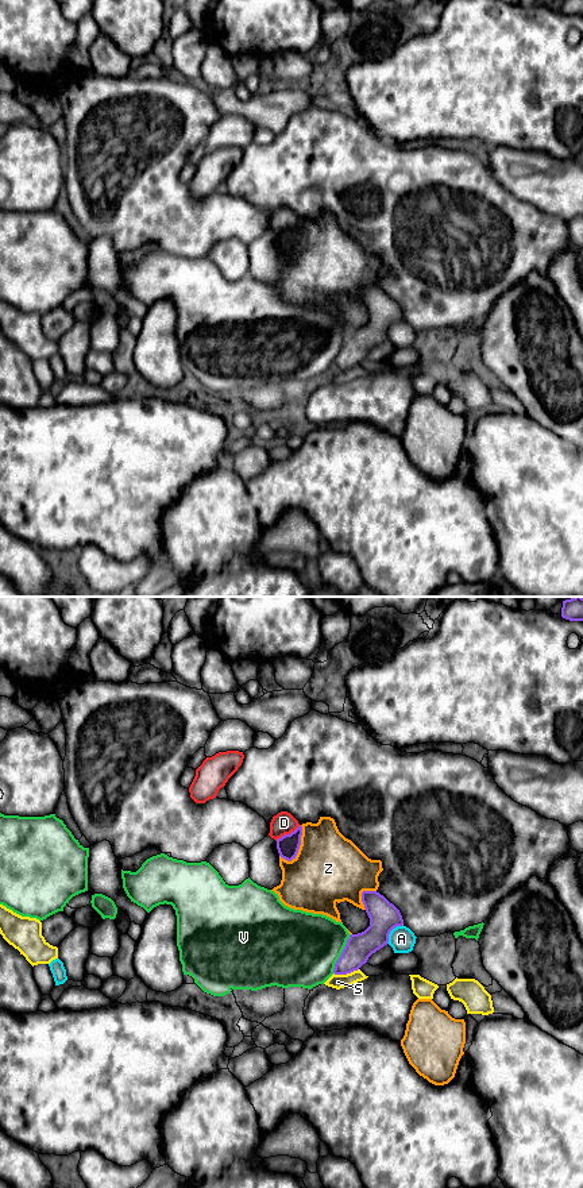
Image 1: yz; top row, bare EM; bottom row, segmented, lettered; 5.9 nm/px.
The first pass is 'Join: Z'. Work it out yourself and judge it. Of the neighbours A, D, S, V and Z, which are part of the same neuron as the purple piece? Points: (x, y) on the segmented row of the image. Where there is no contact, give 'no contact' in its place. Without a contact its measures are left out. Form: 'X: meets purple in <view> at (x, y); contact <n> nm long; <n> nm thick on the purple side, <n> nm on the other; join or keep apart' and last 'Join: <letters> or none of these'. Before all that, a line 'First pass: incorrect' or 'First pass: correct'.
First pass: incorrect
A: meets purple in yz at (390, 930); contact 160 nm long; 180 nm thick on the purple side, 160 nm on the other; keep apart
D: meets purple in yz at (288, 834); contact 180 nm long; 140 nm thick on the purple side, 140 nm on the other; keep apart
S: meets purple in yz at (346, 974); contact 160 nm long; 160 nm thick on the purple side, 90 nm on the other; keep apart
V: meets purple in yz at (342, 953); contact 260 nm long; 160 nm thick on the purple side, 440 nm on the other; keep apart
Z: meets purple in yz at (300, 844); contact 240 nm long; 140 nm thick on the purple side, 420 nm on the other; keep apart
Join: none of these

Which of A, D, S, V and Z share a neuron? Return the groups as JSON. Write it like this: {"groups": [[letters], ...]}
{"groups": [["A"], ["D"], ["S"], ["V"], ["Z"]]}

